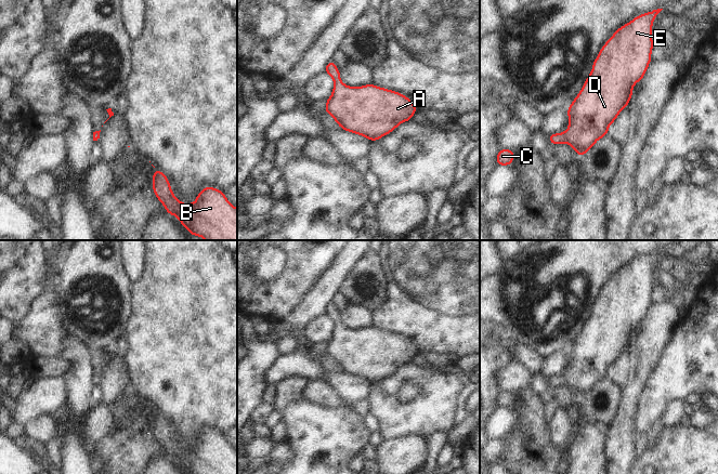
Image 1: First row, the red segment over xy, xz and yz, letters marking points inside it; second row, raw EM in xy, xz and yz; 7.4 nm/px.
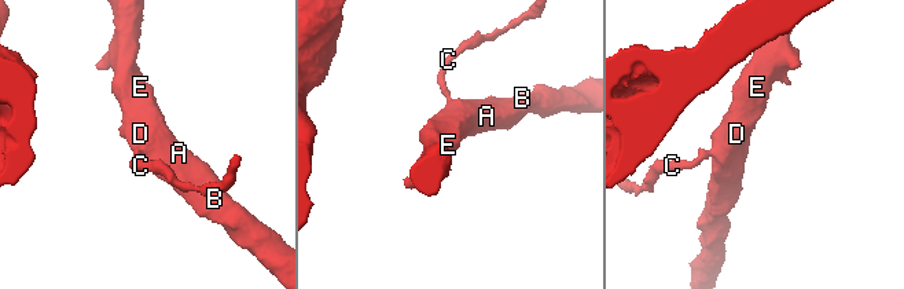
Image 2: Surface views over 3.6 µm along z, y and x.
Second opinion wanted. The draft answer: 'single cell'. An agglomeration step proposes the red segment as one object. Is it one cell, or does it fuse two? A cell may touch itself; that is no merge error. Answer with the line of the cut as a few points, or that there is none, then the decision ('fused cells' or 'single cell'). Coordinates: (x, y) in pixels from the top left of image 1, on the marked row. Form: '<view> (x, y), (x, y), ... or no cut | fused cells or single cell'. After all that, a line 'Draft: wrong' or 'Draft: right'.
no cut | single cell
Draft: right

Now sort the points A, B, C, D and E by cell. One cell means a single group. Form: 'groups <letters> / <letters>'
groups A B C D E

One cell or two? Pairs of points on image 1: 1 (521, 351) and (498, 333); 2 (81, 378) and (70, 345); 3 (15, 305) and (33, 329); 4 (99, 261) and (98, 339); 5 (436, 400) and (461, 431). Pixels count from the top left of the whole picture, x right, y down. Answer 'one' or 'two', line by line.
1: one
2: one
3: two
4: one
5: two

